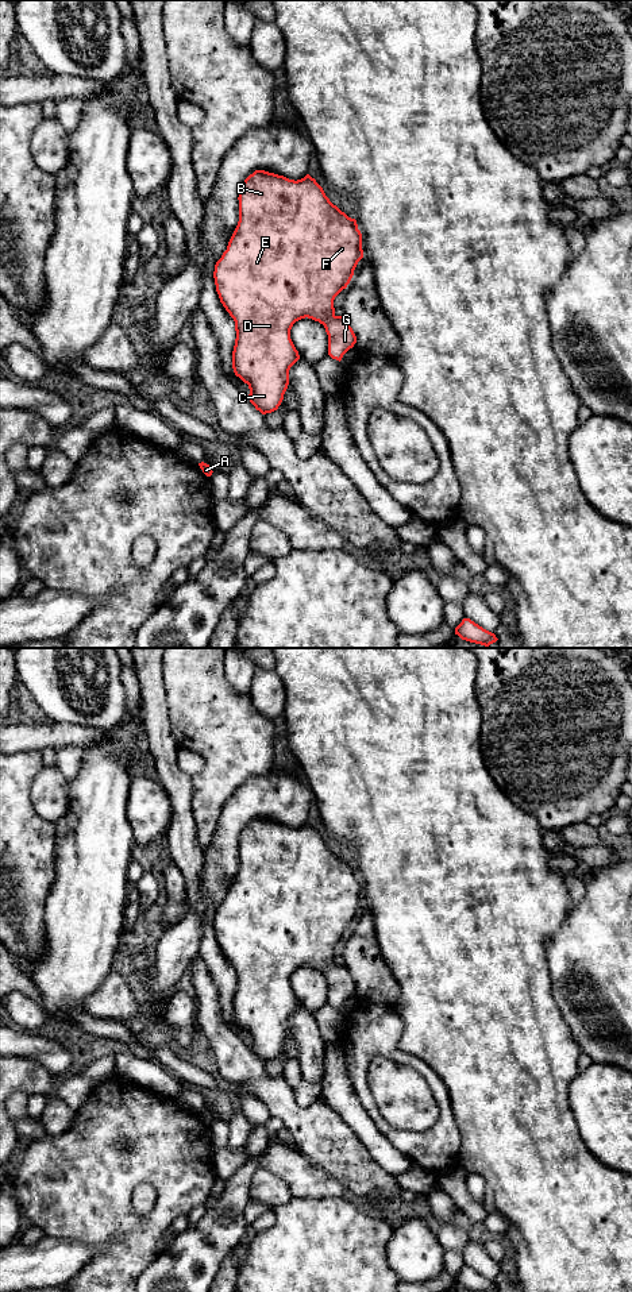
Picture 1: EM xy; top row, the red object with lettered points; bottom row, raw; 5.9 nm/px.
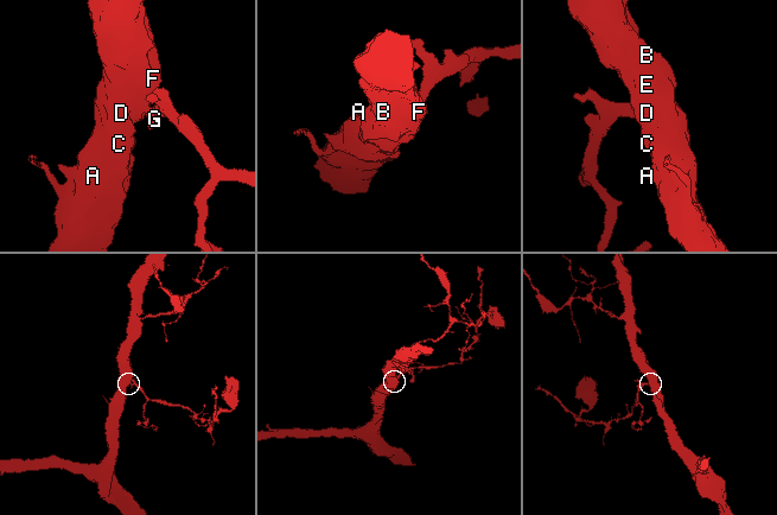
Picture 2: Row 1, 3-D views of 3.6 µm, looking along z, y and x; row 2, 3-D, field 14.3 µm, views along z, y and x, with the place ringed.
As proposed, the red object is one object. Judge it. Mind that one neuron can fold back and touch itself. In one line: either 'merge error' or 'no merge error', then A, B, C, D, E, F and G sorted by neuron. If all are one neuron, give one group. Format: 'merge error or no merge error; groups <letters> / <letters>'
no merge error; groups A B C D E F G

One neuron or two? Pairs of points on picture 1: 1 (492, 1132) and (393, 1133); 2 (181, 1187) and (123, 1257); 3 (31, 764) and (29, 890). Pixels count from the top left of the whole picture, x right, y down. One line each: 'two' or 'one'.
1: two
2: one
3: one

